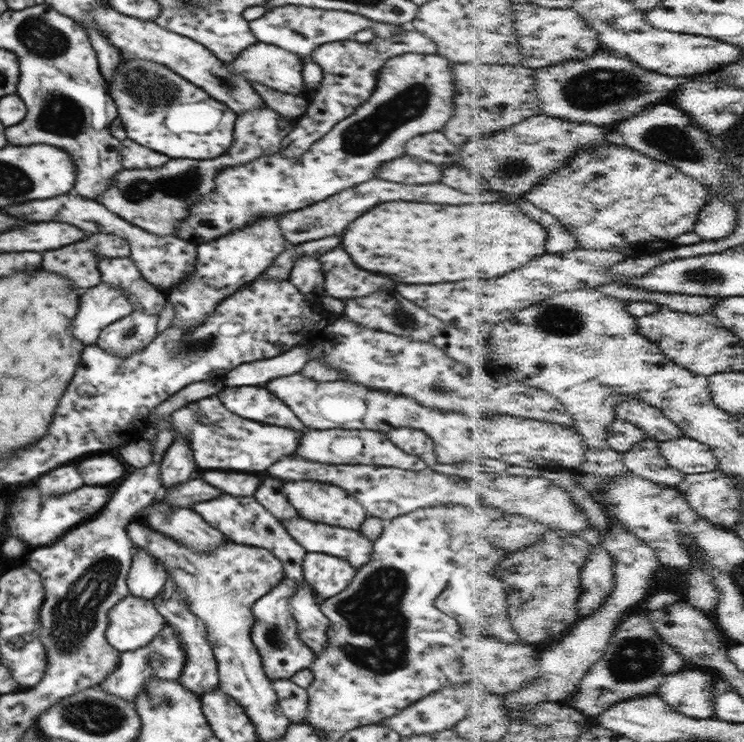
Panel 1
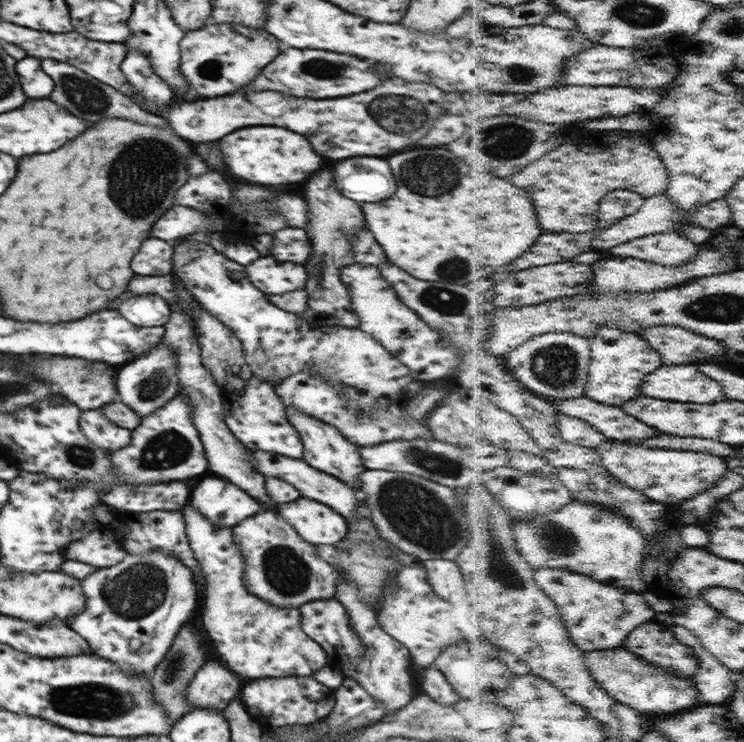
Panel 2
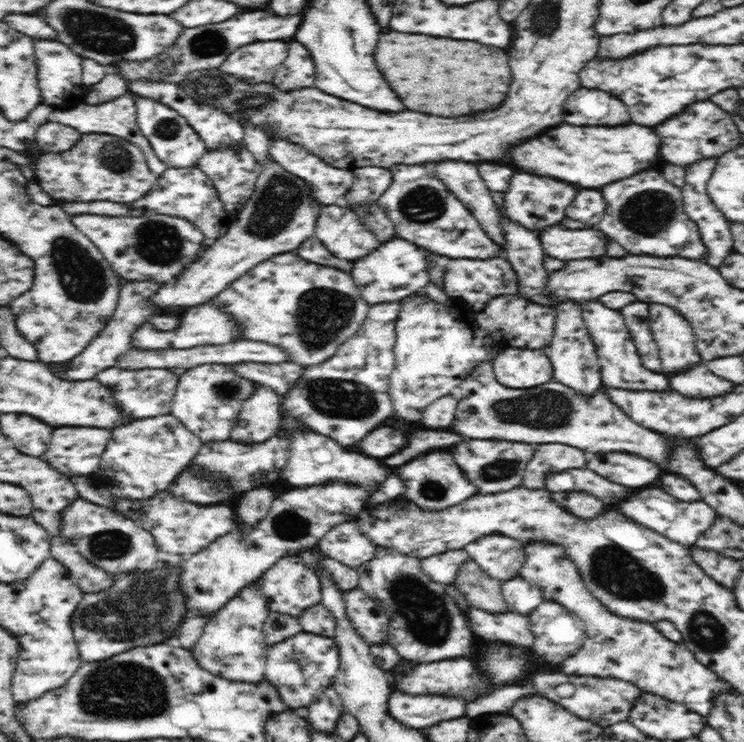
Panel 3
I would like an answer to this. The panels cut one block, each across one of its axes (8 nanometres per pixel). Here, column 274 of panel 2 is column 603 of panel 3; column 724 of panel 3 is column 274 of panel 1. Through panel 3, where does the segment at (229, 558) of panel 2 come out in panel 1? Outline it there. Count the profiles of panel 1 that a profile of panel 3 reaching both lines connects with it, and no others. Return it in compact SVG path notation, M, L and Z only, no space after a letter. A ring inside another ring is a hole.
M276 680L272 682L272 688L277 695L279 708L291 723L305 722L308 713L307 690L300 688L291 680Z

